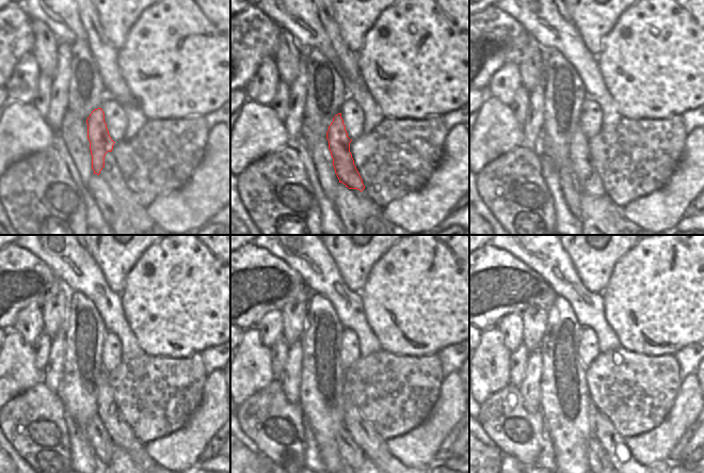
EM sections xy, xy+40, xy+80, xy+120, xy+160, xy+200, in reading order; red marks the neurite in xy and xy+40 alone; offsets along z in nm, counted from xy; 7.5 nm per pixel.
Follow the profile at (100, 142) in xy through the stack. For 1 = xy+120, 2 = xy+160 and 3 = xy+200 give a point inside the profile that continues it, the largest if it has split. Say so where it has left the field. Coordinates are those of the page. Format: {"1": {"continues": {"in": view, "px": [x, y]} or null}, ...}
{"1": {"continues": {"in": "xy+120", "px": [122, 435]}}, "2": {"continues": {"in": "xy+160", "px": [362, 432]}}, "3": {"continues": {"in": "xy+200", "px": [602, 428]}}}

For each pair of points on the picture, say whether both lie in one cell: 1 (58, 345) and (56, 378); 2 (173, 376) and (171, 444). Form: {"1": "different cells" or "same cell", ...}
{"1": "same cell", "2": "different cells"}

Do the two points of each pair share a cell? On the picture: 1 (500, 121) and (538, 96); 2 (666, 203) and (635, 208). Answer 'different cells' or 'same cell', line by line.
1: different cells
2: same cell

